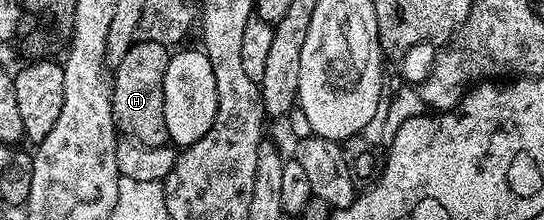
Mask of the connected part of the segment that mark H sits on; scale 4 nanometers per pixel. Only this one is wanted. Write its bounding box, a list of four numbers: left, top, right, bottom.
[111,41,170,146]

